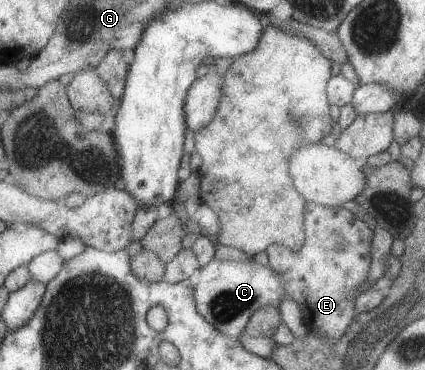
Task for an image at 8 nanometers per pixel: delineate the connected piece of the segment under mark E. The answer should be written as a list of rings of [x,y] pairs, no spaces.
[[[305,203],[304,207],[305,211],[302,213],[303,247],[297,253],[291,253],[289,249],[281,245],[271,245],[266,251],[268,266],[279,275],[288,298],[297,303],[301,310],[302,322],[307,329],[315,332],[324,342],[333,343],[345,334],[355,315],[354,300],[356,295],[361,293],[357,291],[357,288],[366,281],[370,269],[372,231],[361,219],[339,206],[327,208]]]

